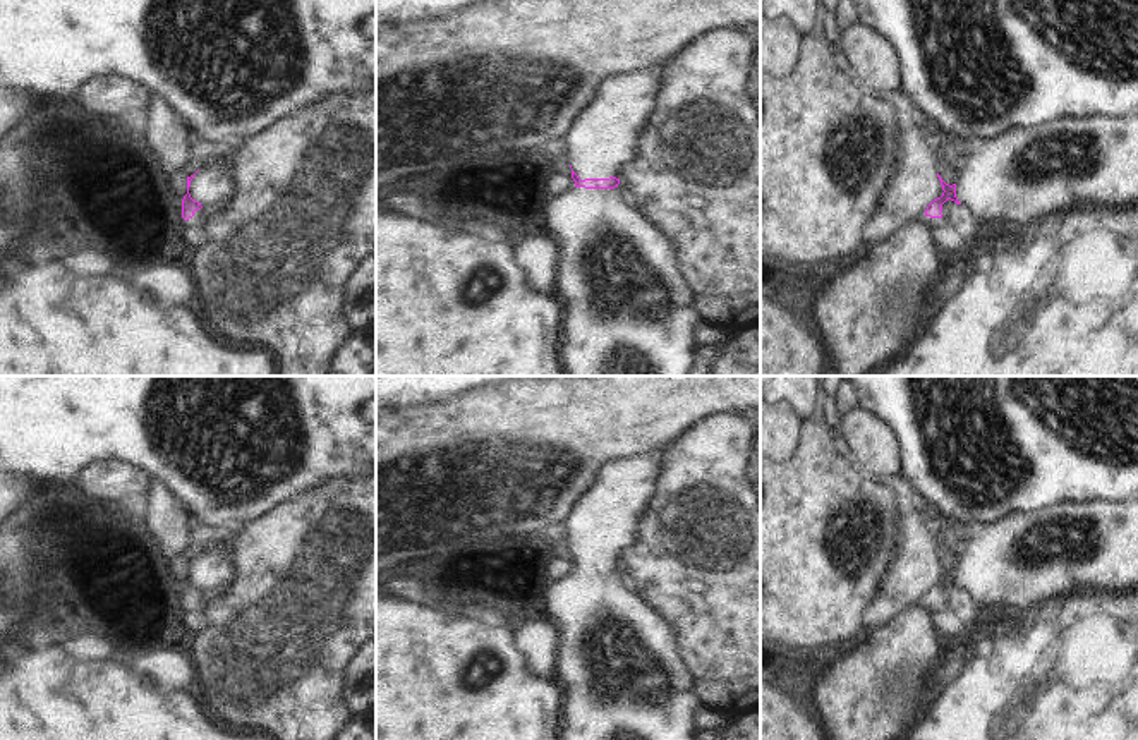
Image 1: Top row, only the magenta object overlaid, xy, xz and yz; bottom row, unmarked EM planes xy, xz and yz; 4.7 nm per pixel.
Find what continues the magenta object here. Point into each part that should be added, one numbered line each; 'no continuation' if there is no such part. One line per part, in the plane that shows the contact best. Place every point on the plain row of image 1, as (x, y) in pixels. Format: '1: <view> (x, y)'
1: xz (606, 522)
2: xz (625, 677)

